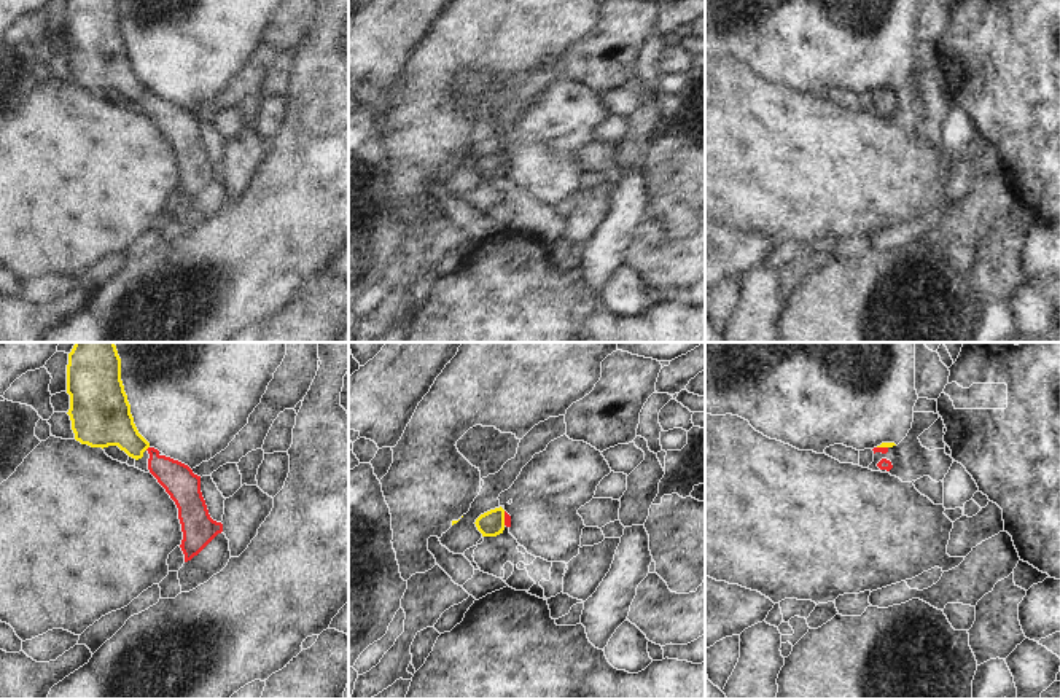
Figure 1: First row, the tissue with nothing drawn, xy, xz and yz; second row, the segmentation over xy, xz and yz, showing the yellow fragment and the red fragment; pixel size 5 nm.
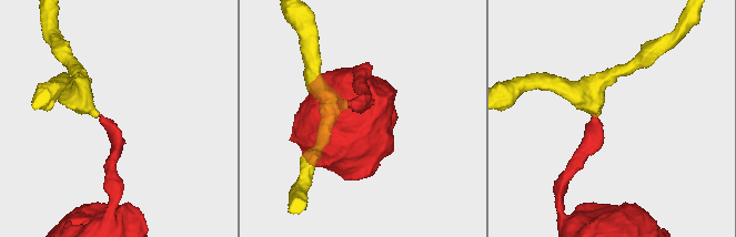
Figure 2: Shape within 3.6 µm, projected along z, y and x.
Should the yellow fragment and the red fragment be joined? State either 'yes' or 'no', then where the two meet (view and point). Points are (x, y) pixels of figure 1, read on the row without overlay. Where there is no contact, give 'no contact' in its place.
yes; meets yellow in xy at (147, 91)

